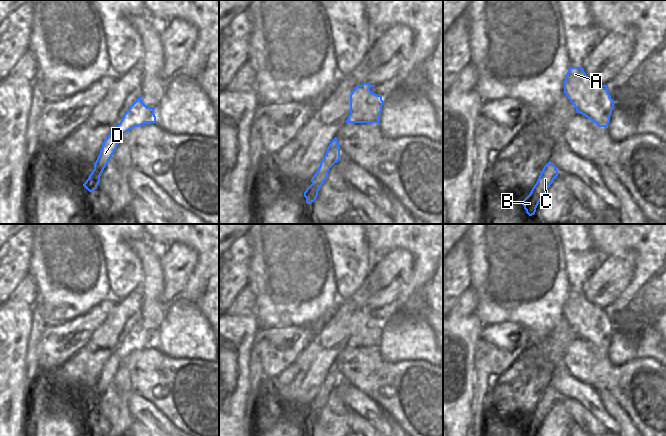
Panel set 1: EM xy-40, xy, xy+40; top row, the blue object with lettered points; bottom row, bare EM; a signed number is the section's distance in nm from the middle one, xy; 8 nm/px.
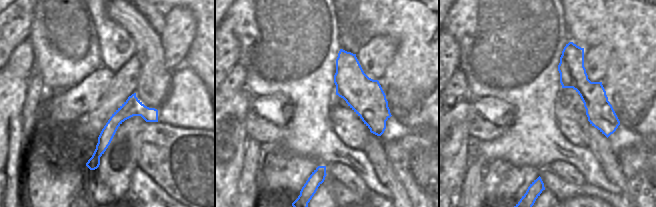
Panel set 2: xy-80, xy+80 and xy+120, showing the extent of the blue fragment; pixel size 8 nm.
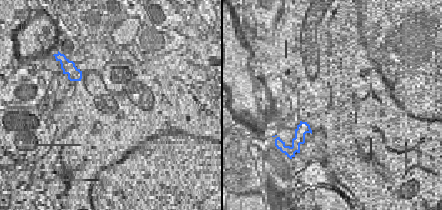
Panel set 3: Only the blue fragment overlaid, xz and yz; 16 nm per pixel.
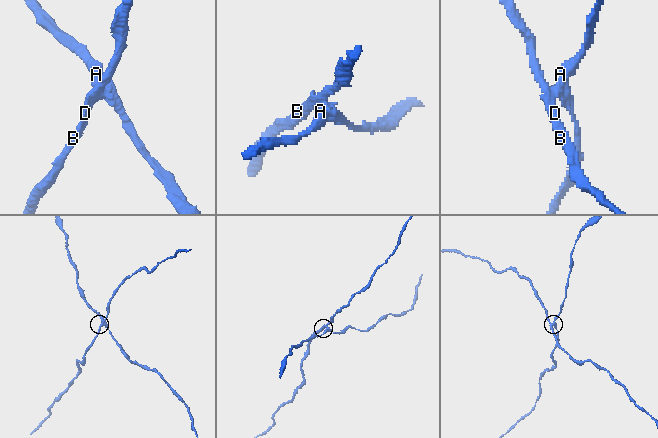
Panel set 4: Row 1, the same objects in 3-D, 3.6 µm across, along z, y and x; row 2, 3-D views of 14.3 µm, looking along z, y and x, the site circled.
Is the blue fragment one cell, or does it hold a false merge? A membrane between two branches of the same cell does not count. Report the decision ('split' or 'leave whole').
split

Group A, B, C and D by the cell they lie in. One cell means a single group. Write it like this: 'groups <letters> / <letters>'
groups A / B C D

